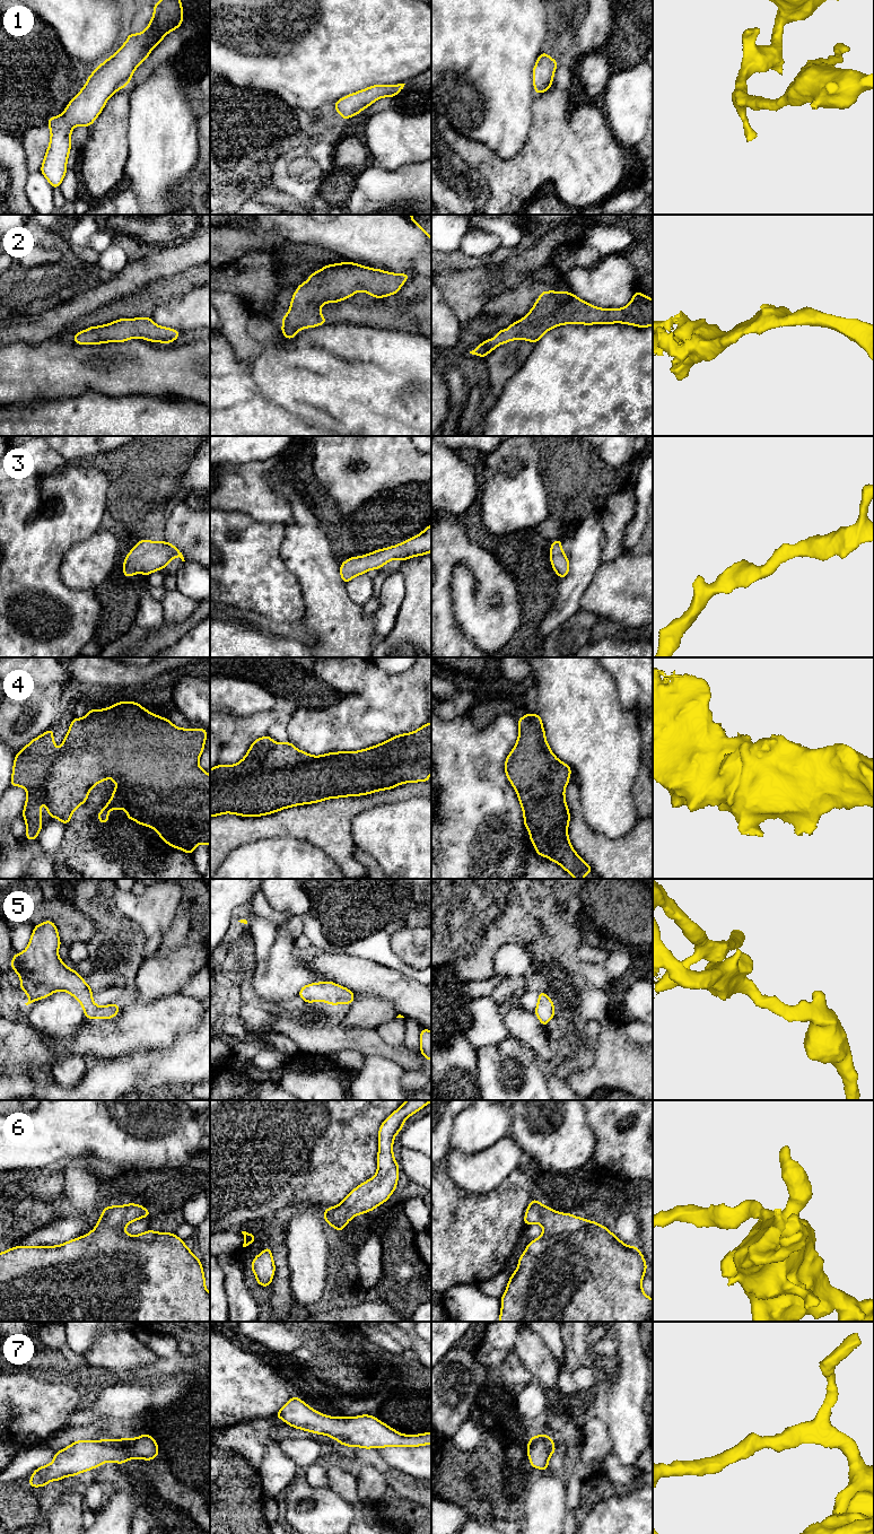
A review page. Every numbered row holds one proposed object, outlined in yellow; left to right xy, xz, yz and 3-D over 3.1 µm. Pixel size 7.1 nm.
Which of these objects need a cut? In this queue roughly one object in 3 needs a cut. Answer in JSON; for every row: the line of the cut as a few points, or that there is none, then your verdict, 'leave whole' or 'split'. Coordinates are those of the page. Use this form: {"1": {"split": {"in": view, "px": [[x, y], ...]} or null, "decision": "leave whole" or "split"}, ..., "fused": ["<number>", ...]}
{"1": {"split": null, "decision": "leave whole"}, "2": {"split": null, "decision": "leave whole"}, "3": {"split": null, "decision": "leave whole"}, "4": {"split": null, "decision": "leave whole"}, "5": {"split": null, "decision": "leave whole"}, "6": {"split": null, "decision": "leave whole"}, "7": {"split": null, "decision": "leave whole"}, "fused": []}

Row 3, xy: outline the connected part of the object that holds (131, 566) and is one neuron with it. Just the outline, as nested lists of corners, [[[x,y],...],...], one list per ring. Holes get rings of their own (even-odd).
[[[139,540],[124,559],[123,575],[130,577],[140,573],[148,576],[165,568],[174,557],[185,561],[182,552],[167,541]]]

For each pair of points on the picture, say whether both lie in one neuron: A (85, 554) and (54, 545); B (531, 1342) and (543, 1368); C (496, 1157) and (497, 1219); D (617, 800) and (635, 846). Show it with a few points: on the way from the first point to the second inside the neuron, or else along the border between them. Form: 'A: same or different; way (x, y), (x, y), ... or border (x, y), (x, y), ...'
A: different; border (92, 537), (77, 541), (68, 550), (59, 574)
B: same; way (531, 1349), (539, 1361)
C: different; border (517, 1169), (492, 1190), (471, 1193)
D: different; border (639, 816), (627, 834), (614, 838), (603, 836)

